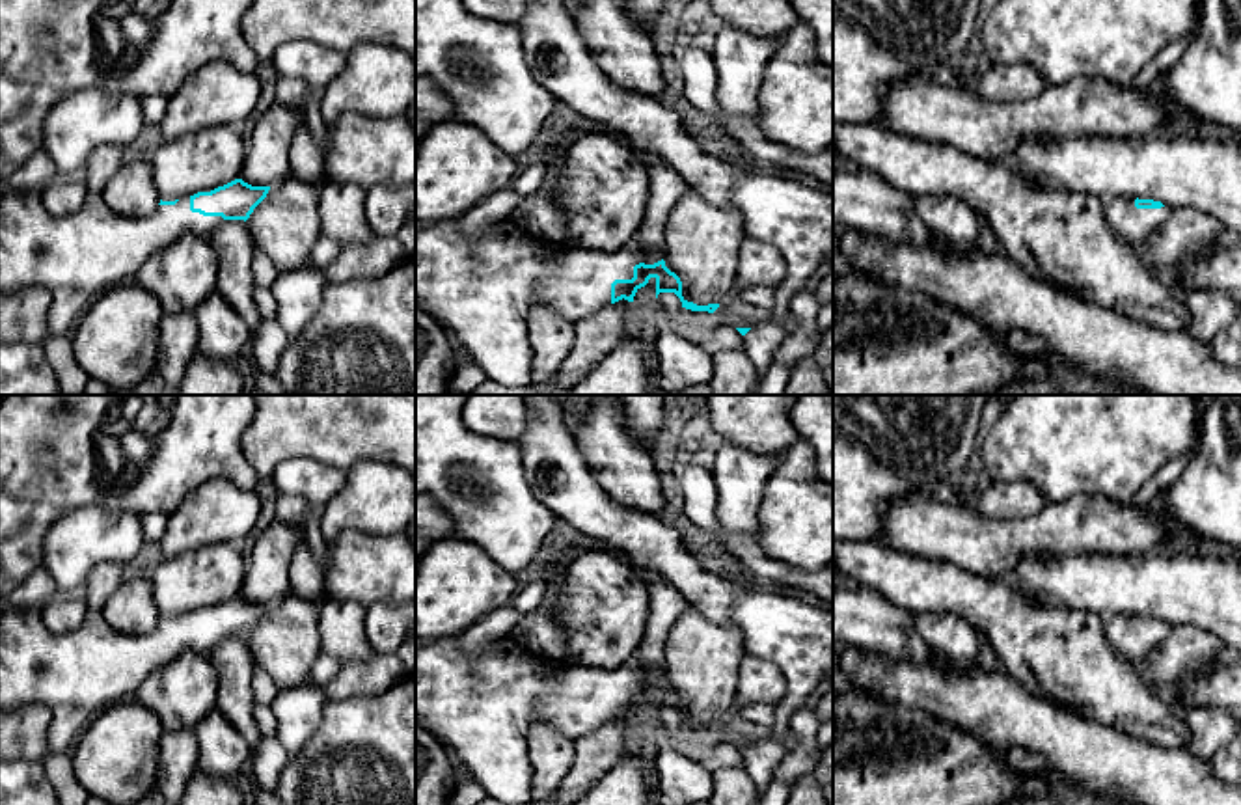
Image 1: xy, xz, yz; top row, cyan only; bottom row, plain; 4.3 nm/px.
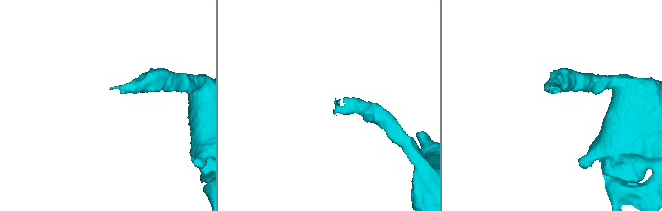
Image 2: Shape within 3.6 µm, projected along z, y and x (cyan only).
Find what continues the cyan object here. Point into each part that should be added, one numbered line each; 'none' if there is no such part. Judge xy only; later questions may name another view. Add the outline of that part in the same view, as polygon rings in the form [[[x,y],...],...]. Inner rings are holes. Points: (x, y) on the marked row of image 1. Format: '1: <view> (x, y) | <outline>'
1: xy (77, 258) | [[[117,145],[97,147],[88,164],[88,198],[71,214],[50,214],[37,190],[7,192],[0,198],[0,294],[39,285],[50,294],[47,313],[48,335],[71,335],[88,307],[108,289],[134,281],[143,263],[186,233],[207,237],[224,222],[190,211],[190,198],[175,205],[158,205],[149,218],[127,218],[114,212],[102,199],[104,184],[123,168]]]

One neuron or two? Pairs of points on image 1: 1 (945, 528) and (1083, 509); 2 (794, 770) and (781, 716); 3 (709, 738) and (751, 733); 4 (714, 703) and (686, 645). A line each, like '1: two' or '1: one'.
1: one
2: two
3: one
4: one

